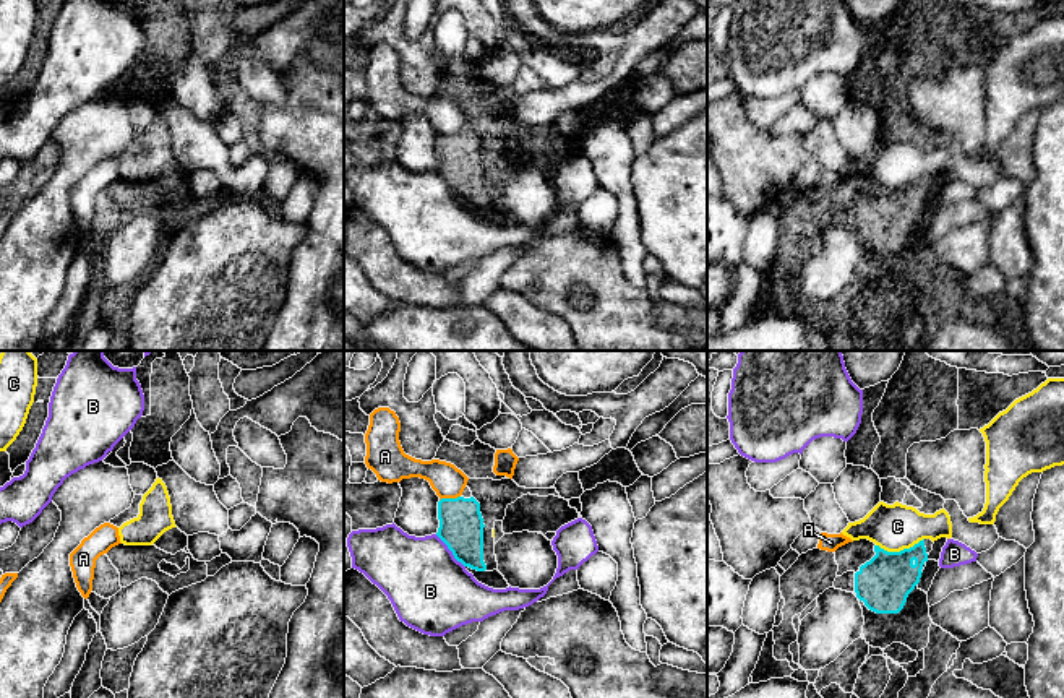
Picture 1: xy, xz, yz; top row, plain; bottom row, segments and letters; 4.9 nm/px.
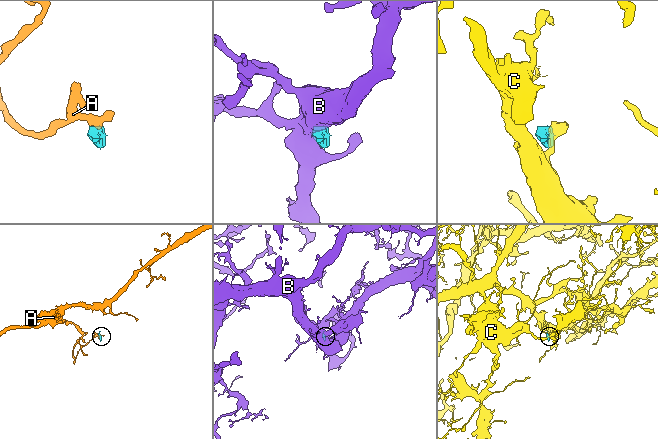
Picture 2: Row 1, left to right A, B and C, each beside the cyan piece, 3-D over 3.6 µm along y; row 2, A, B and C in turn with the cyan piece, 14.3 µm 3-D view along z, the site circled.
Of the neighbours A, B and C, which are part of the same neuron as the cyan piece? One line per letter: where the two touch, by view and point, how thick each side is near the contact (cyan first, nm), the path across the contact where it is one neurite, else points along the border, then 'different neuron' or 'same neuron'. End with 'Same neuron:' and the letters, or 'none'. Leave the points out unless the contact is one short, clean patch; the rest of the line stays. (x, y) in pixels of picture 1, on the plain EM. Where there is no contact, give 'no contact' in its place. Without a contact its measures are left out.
A: contact xz (450, 135); calibres 220 and 160 nm; border xz (459, 132), (440, 137); different neuron
B: contact xz (450, 185); calibres 220 and 400 nm; border xz (435, 171), (464, 203); different neuron
C: contact yz (900, 187); calibres 260 and 220 nm; border yz (923, 174), (899, 187), (884, 187), (876, 182); different neuron
Same neuron: none

